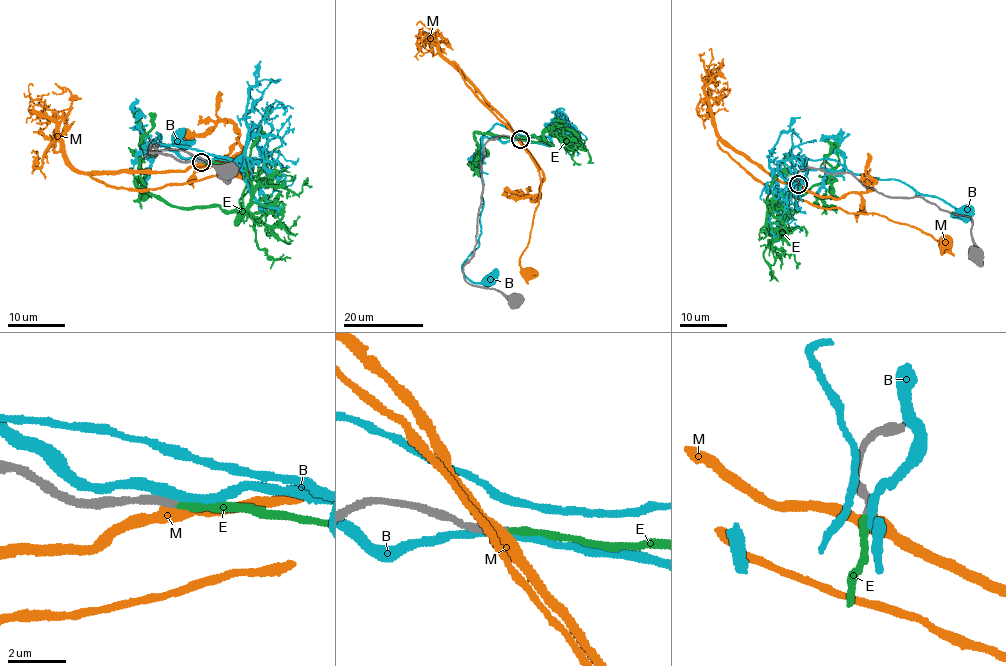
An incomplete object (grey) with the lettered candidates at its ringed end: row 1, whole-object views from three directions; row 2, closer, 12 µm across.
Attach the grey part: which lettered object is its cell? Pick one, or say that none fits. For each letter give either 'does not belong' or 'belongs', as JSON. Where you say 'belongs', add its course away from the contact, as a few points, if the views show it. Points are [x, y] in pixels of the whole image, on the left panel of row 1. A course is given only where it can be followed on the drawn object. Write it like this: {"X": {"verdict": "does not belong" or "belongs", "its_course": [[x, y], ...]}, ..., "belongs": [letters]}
{"B": {"verdict": "does not belong"}, "E": {"verdict": "belongs", "its_course": [[200, 162], [236, 166], [249, 177], [239, 208], [175, 208], [138, 188], [149, 112]]}, "M": {"verdict": "does not belong"}, "belongs": ["E"]}

